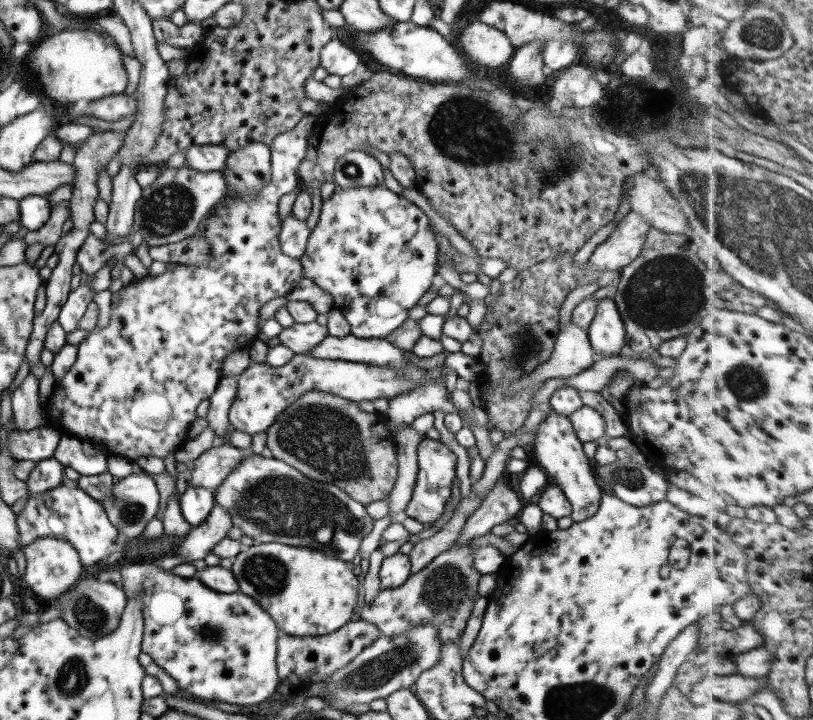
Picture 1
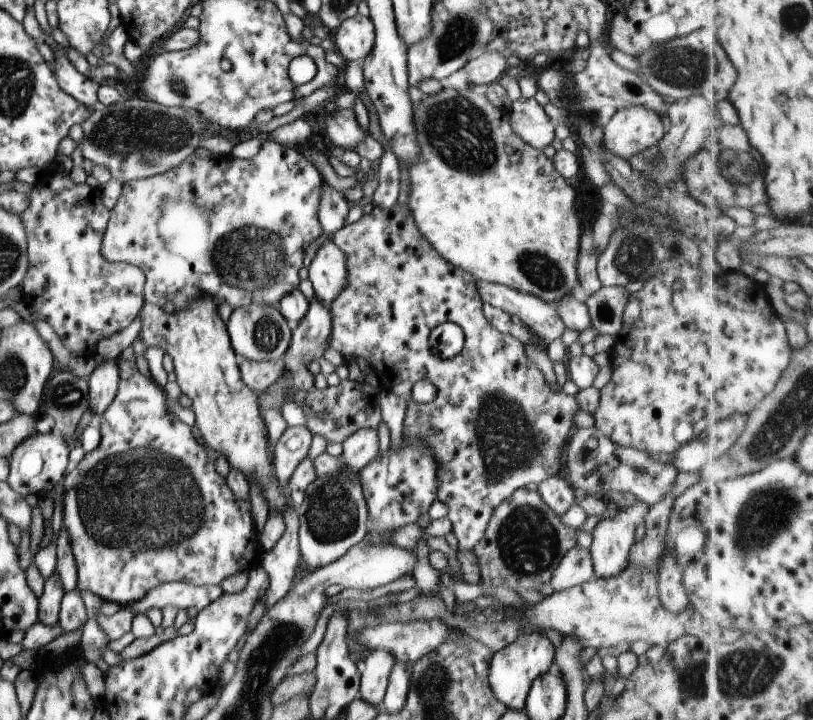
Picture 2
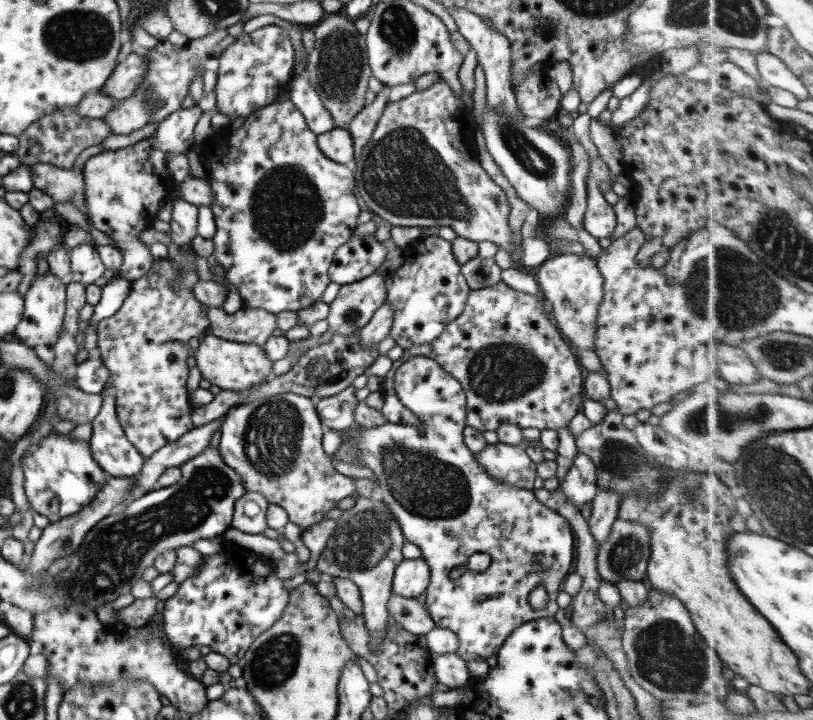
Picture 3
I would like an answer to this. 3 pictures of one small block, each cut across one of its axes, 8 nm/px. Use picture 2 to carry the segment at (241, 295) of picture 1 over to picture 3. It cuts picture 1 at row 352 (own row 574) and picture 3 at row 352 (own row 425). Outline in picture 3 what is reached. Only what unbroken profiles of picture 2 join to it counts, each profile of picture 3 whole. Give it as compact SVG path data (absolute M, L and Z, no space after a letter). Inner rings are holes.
M180 249L179 253L185 258L184 262L188 261L187 265L181 268L169 258L154 261L147 274L130 282L129 293L117 312L99 321L95 330L97 353L110 374L117 421L123 429L125 438L145 459L194 427L189 417L191 407L185 389L189 370L185 360L189 354L182 343L192 337L200 338L207 333L207 307L197 303L192 294L193 284L199 279L192 258L188 257L191 255ZM174 279L178 279L178 286L173 292L170 281Z

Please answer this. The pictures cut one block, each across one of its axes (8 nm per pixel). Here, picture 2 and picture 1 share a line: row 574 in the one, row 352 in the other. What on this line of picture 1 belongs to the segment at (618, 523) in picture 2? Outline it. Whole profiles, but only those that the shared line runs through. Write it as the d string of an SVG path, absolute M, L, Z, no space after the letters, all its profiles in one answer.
M611 297L597 301L595 315L586 334L596 358L616 356L625 344L623 322Z

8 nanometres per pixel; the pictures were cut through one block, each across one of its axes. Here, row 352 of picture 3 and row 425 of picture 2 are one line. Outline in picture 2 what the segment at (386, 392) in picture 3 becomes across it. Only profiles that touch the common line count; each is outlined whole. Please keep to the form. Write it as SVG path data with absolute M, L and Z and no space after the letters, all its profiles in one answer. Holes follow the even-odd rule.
M395 203L391 208L372 207L368 214L363 214L358 220L341 227L332 234L332 243L345 255L347 284L343 290L330 302L328 308L331 328L328 346L334 348L344 358L347 356L361 357L367 361L367 366L378 377L381 390L391 391L405 401L405 414L403 419L403 434L405 439L419 439L428 445L433 460L438 465L436 470L436 499L444 504L446 517L451 524L451 532L457 541L457 551L472 552L473 545L481 540L484 530L491 516L492 510L506 501L515 490L543 482L549 477L559 477L563 471L562 458L564 446L570 437L571 425L574 424L575 413L580 409L573 395L565 394L560 388L555 392L547 386L543 373L530 361L524 353L523 344L513 336L499 333L495 327L487 323L481 313L482 302L476 291L474 278L464 270L456 269L443 257L440 257L435 249L420 235L412 214L407 205ZM440 322L455 323L464 334L462 349L451 358L442 359L435 356L428 345L428 336L431 328ZM416 380L429 380L435 386L435 396L428 403L418 403L411 399L411 386Z

